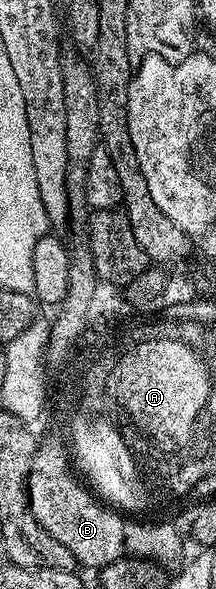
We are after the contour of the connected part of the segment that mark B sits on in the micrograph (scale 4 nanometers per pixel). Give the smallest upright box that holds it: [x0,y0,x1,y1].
[26,439,127,569]

